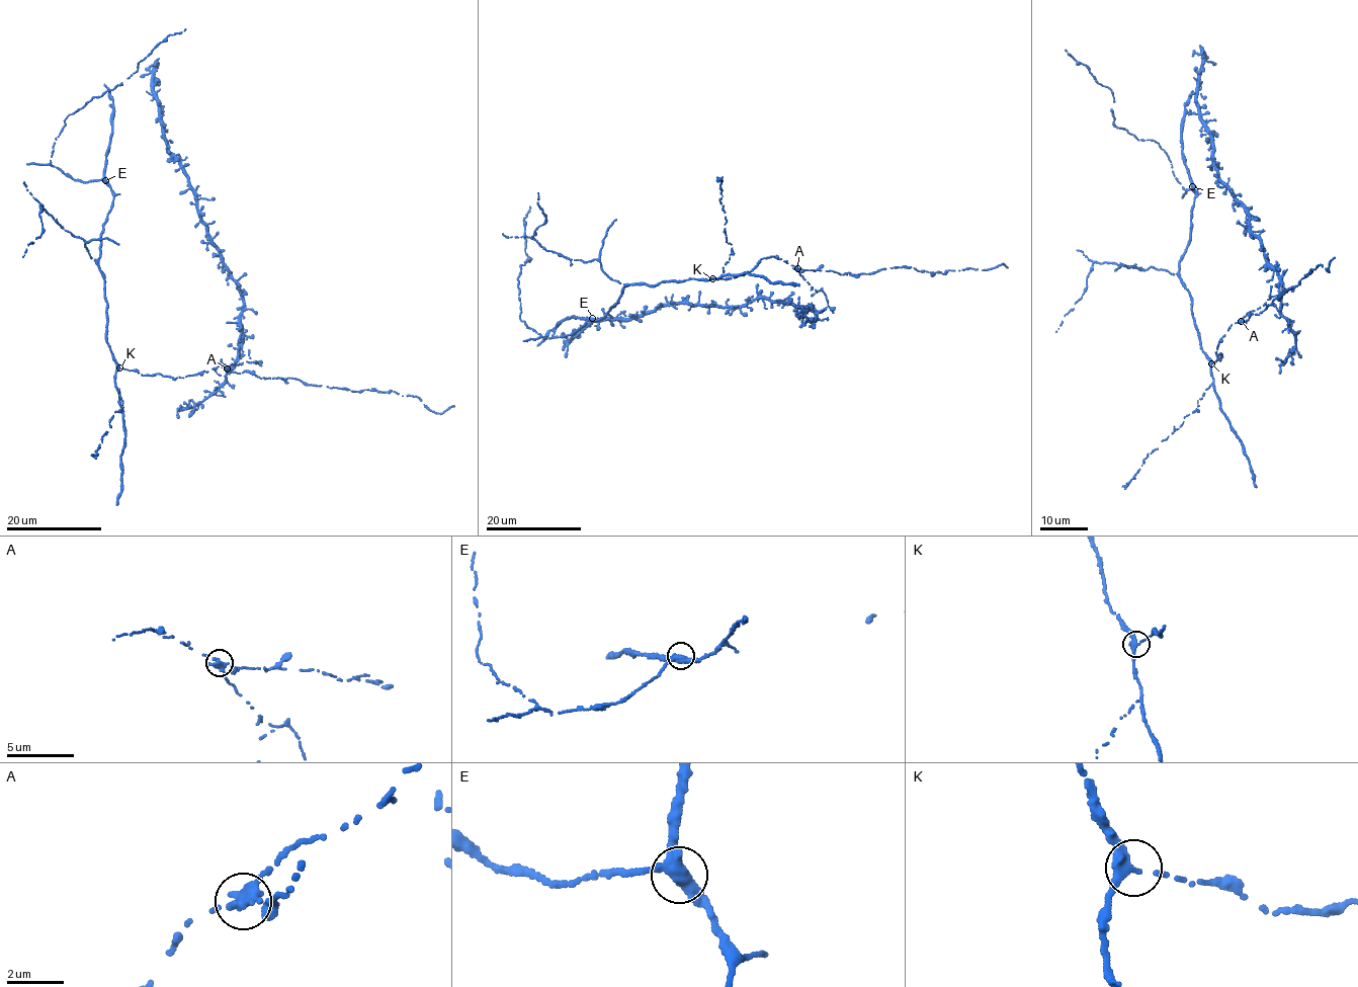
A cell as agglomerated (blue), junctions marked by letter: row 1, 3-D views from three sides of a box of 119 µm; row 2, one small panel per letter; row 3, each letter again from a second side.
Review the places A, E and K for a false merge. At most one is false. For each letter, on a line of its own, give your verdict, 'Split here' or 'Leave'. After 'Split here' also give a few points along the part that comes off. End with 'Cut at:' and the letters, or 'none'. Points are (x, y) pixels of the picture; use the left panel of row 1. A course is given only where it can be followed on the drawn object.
A: Split here. Course of the part to remove: (227, 368), (233, 363), (261, 361)
E: Leave
K: Leave
Cut at: A

